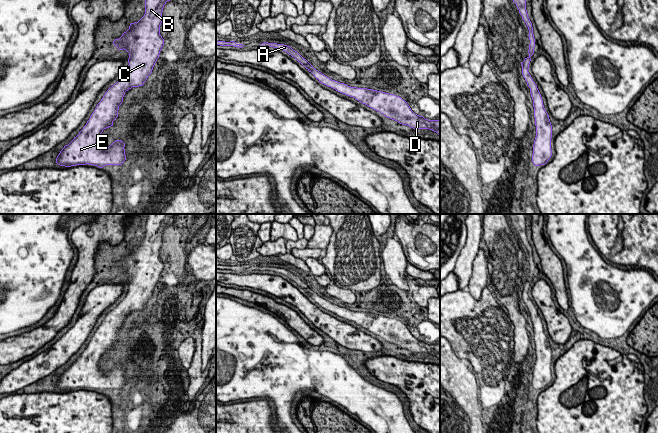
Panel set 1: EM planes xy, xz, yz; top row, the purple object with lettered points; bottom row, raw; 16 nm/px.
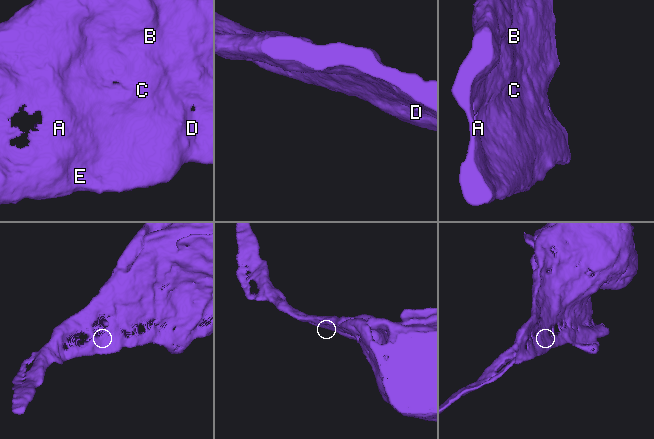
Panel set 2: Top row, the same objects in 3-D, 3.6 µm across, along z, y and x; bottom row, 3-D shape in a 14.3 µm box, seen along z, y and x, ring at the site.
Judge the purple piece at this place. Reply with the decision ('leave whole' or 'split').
leave whole

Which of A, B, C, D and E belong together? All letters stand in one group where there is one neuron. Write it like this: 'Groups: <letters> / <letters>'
Groups: A B C D E

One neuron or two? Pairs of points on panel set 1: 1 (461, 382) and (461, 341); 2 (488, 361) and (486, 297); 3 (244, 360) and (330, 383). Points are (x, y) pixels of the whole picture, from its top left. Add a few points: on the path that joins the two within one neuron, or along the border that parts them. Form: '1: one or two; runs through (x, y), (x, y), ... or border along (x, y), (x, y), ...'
1: two; border along (450, 343), (460, 359)
2: one; runs through (488, 345), (486, 340), (486, 313)
3: one; runs through (265, 354), (285, 354), (300, 369), (309, 369)

